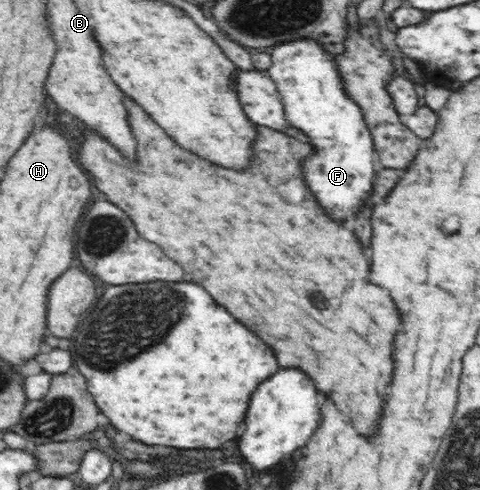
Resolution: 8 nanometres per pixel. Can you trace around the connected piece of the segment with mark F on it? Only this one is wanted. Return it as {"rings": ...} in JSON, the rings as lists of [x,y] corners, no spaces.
{"rings":[[[310,38],[287,43],[277,43],[270,56],[272,63],[266,73],[271,76],[276,83],[279,95],[281,96],[281,102],[283,102],[283,108],[285,109],[284,116],[291,126],[301,129],[301,131],[303,131],[310,139],[308,143],[312,147],[312,152],[302,159],[302,176],[305,177],[305,183],[307,183],[307,187],[315,193],[319,205],[327,211],[327,215],[333,217],[335,221],[345,223],[345,221],[349,221],[349,217],[355,217],[355,215],[359,213],[359,209],[361,209],[361,205],[363,205],[363,199],[365,199],[371,191],[374,191],[374,179],[376,174],[375,169],[373,169],[373,157],[375,157],[374,141],[371,132],[365,123],[363,112],[361,112],[361,108],[359,108],[359,106],[357,106],[357,104],[355,104],[355,102],[353,102],[353,100],[345,93],[342,77],[334,62],[334,55],[325,51],[323,47],[318,44],[317,40],[311,40]]]}

